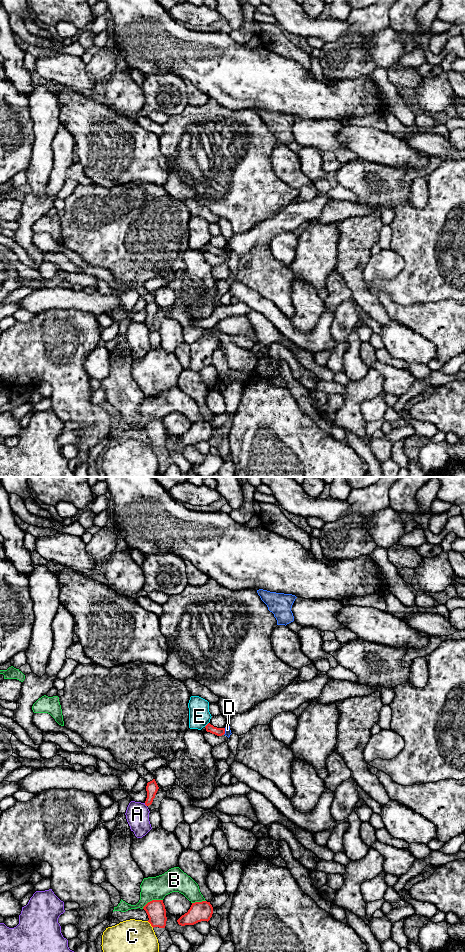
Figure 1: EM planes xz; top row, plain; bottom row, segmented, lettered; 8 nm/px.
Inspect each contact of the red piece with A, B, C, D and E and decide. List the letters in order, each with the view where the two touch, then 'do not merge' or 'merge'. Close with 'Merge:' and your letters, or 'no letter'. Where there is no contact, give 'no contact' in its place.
A: xz | do not merge
B: xz | do not merge
C: xz | do not merge
D: xz | do not merge
E: xz | do not merge
Merge: no letter

